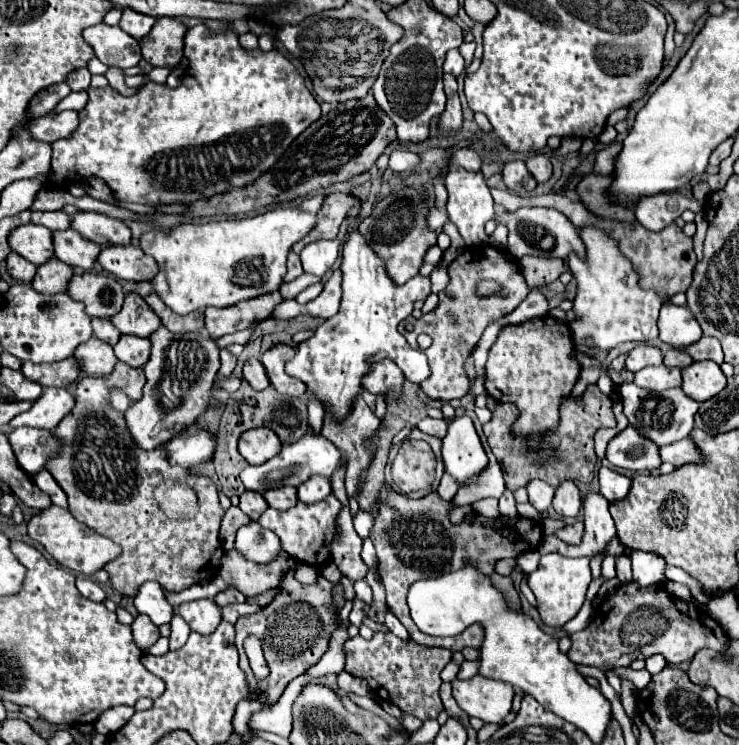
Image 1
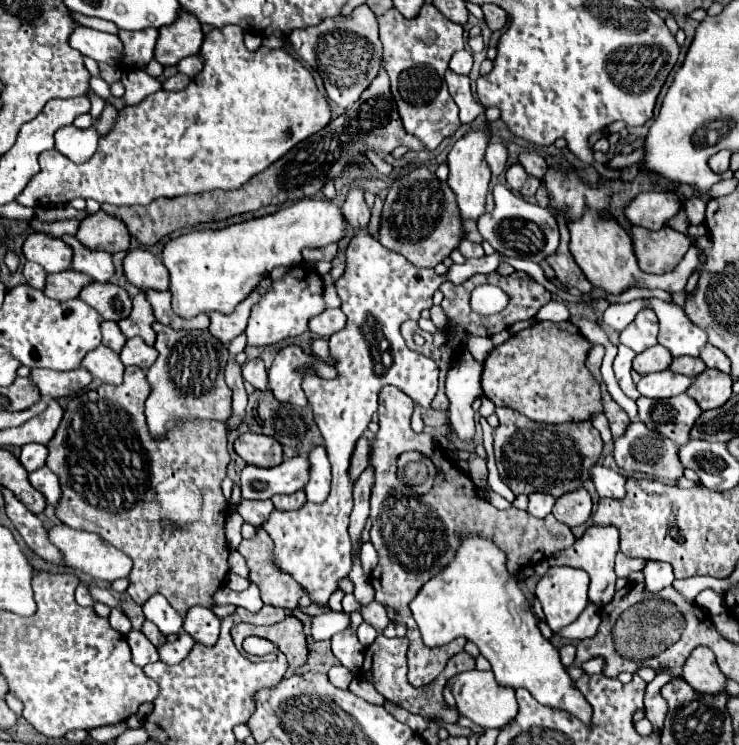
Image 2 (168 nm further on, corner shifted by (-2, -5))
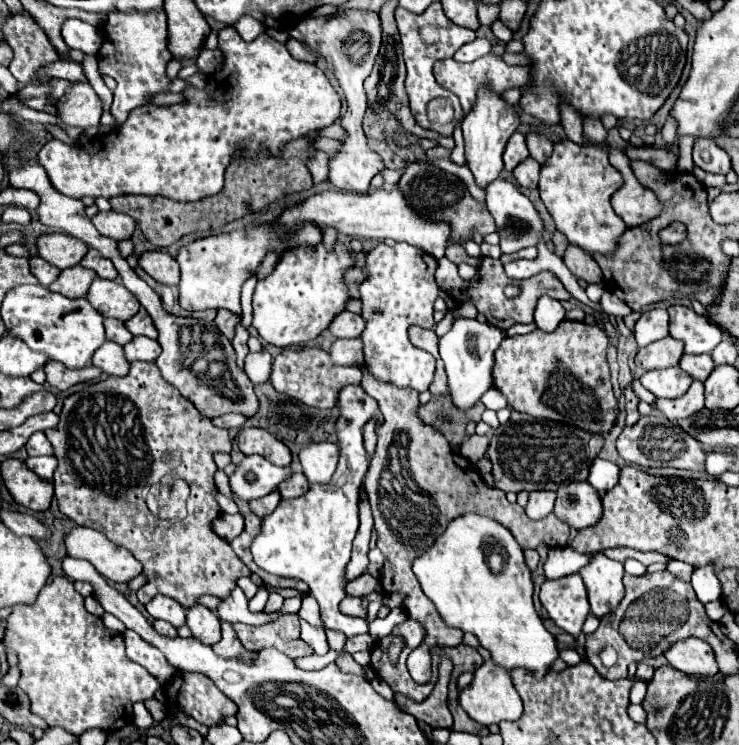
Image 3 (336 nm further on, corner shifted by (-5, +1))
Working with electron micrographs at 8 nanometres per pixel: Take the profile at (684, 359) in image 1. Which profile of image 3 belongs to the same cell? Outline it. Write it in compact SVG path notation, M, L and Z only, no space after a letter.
M684 354L680 358L680 368L690 374L694 380L706 380L708 374L712 372L714 368L714 362L710 358L710 354L698 354L698 356L692 356L692 354Z

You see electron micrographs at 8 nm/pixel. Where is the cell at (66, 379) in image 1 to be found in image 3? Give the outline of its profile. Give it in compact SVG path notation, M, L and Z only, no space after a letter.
M48 360L44 364L44 372L46 372L46 382L56 390L68 390L70 386L78 382L86 382L102 374L96 366L84 366L82 370L70 370L64 364L58 364L54 360Z

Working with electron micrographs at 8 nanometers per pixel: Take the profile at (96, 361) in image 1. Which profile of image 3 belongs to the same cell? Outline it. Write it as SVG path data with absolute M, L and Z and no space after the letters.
M104 342L92 356L92 364L100 368L108 376L126 376L128 374L128 360L124 358L124 350L120 344Z

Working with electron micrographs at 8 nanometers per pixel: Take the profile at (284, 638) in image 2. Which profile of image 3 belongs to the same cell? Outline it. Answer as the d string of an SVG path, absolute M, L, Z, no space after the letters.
M280 614L274 622L262 626L234 624L234 630L248 650L256 652L262 648L276 648L290 658L310 656L314 650L300 638L298 620L298 614Z

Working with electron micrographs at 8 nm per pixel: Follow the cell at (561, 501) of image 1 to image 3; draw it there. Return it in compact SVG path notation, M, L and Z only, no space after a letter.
M588 482L566 484L566 488L558 488L556 494L554 514L572 528L586 528L602 516L600 496Z

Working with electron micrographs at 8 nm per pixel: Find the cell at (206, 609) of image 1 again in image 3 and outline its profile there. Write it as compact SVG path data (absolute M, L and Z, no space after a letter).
M196 604L188 610L186 624L192 630L192 636L208 646L220 640L220 620L212 610L208 610L202 604Z

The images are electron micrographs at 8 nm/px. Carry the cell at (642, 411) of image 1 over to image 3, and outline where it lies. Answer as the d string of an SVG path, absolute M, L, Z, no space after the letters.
M694 380L688 392L674 400L656 400L654 408L666 416L670 422L678 422L682 418L690 418L692 414L704 408L704 384Z

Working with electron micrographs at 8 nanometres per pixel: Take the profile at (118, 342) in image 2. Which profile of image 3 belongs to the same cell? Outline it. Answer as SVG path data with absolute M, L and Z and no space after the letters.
M106 318L104 320L104 326L106 326L106 338L124 346L132 340L132 334L126 330L124 322L122 320L116 320L116 318Z

